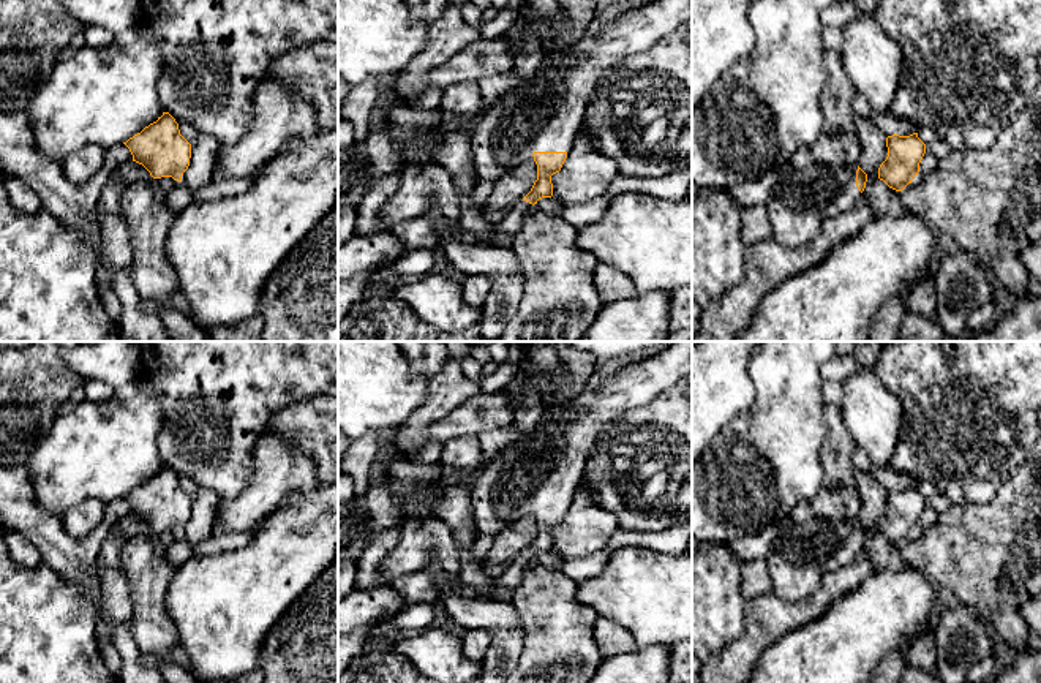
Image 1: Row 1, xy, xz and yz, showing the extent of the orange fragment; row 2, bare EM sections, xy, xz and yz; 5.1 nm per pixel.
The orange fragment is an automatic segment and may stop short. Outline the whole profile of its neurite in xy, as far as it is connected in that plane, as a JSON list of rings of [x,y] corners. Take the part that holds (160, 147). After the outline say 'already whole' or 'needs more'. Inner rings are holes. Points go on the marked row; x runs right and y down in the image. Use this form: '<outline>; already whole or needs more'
[[[169,112],[123,142],[133,161],[142,164],[153,179],[172,177],[180,182],[190,166],[191,144],[180,134]]]; already whole

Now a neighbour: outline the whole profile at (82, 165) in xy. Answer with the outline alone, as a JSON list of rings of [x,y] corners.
[[[87,145],[62,163],[63,174],[71,183],[81,185],[90,180],[104,164],[104,150],[98,145]]]

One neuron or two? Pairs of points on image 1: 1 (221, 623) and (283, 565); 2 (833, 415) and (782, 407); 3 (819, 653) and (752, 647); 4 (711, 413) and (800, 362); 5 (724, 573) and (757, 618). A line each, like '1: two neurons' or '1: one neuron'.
1: one neuron
2: two neurons
3: two neurons
4: two neurons
5: two neurons

